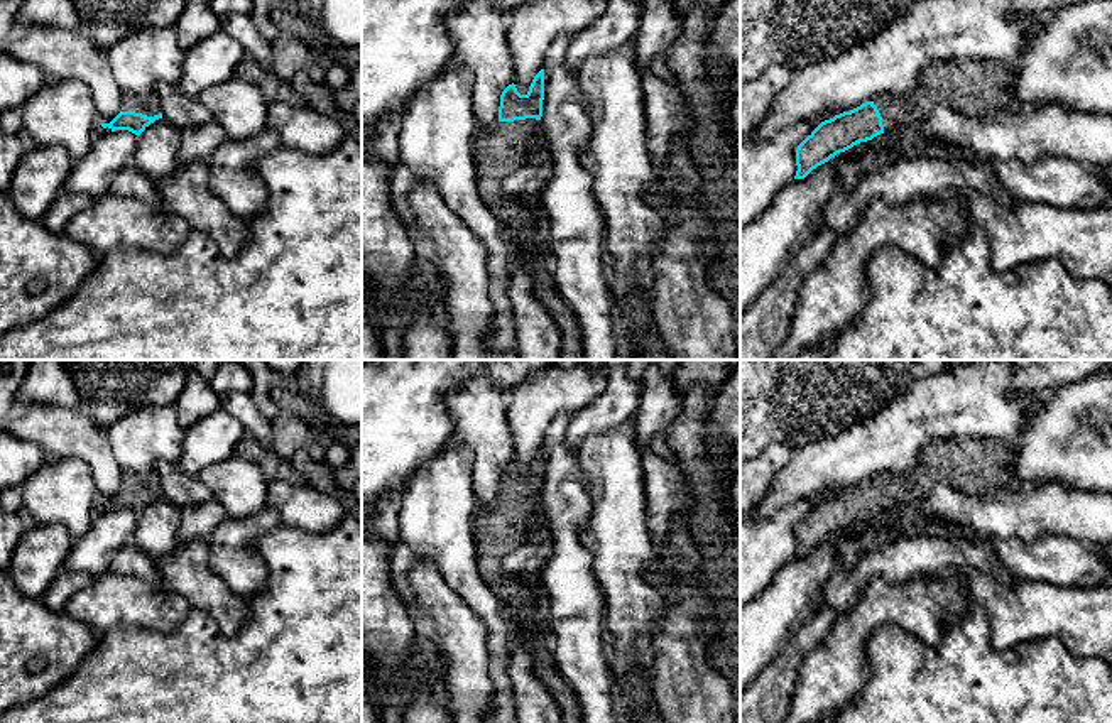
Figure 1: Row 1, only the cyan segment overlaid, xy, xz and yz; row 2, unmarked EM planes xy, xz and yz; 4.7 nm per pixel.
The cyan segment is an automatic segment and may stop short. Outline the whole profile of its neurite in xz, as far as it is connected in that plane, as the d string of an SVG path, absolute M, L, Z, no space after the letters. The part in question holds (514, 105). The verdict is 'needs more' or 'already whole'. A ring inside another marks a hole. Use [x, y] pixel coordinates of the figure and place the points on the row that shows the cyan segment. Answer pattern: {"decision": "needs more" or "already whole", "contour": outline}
{"decision": "needs more", "contour": "M544 69L526 95L509 84L500 95L499 122L492 133L475 135L472 157L477 191L505 228L539 228L541 220L521 201L499 193L504 179L526 166L529 147L539 133L544 100Z"}

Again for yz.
{"decision": "needs more", "contour": "M951 59L929 63L913 90L880 95L874 101L821 122L796 149L796 176L804 179L813 169L860 142L926 120L938 105L967 117L984 117L990 110L1021 110L1014 96L1017 63Z"}

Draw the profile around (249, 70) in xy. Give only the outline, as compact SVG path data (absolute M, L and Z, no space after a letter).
M247 52L237 64L233 78L259 86L267 101L284 101L299 108L306 105L304 96L296 93L289 81L282 81L270 69L264 69Z

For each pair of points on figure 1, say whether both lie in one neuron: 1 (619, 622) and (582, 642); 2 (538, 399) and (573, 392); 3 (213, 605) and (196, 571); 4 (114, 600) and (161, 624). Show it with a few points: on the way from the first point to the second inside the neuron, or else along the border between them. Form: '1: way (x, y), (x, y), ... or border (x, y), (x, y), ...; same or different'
1: border (604, 624), (607, 634); different
2: way (546, 394), (565, 392); same
3: way (212, 597), (196, 580); same
4: way (125, 600), (137, 603), (149, 615); same

